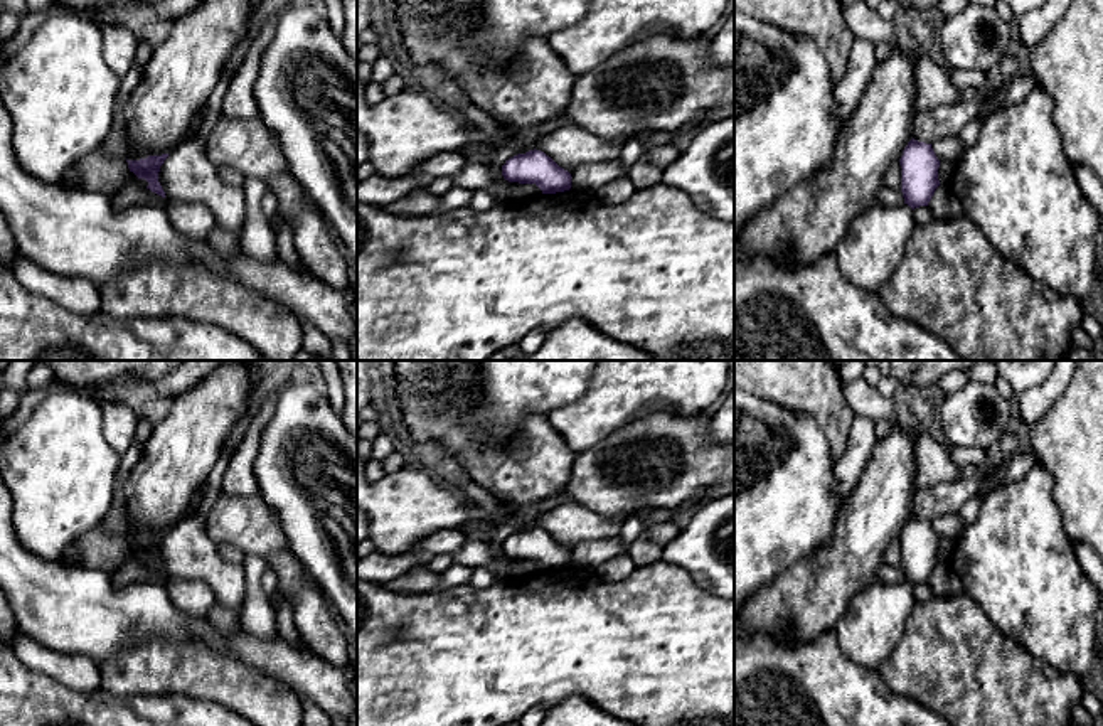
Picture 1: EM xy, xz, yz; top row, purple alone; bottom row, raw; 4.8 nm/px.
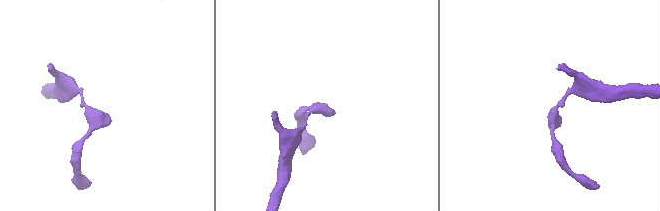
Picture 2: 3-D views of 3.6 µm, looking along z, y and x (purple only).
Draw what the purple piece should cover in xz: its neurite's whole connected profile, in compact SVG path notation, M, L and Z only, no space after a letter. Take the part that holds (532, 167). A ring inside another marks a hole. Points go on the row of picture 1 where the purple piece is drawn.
M536 148L505 160L502 175L509 182L536 184L542 194L556 194L571 189L571 173Z

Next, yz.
M911 138L899 158L901 192L904 204L911 209L928 206L935 189L940 185L936 158L931 143Z

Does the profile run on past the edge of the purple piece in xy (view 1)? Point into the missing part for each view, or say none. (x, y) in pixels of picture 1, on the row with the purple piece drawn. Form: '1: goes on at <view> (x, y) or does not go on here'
1: does not go on here

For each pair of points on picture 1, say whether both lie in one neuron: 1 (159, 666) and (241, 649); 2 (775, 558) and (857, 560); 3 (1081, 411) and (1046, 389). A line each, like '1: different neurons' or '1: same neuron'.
1: different neurons
2: different neurons
3: different neurons

